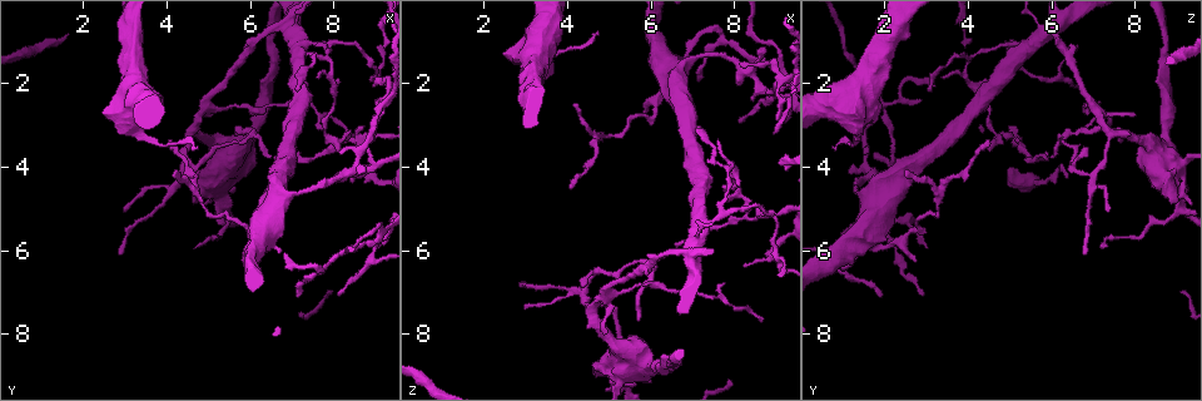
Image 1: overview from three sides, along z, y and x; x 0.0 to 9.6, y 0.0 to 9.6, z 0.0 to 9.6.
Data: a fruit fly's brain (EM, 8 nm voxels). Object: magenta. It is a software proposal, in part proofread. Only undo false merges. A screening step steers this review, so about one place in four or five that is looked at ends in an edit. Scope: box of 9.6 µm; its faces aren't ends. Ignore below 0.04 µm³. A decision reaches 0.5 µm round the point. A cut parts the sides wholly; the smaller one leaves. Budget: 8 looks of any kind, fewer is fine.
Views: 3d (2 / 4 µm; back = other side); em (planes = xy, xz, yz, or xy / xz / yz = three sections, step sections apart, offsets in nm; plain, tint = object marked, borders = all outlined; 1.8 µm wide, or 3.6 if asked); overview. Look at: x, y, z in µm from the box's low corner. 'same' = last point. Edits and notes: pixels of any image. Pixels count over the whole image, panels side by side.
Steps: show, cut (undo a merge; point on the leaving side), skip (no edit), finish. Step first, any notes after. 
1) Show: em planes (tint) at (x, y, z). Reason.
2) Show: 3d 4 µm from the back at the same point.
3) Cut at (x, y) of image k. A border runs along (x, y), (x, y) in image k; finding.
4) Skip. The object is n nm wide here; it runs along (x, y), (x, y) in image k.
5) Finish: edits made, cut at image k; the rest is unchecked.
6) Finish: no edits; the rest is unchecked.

Show: em planes (plain) at (7.95, 1.85, 3.90). Abrupt turn.

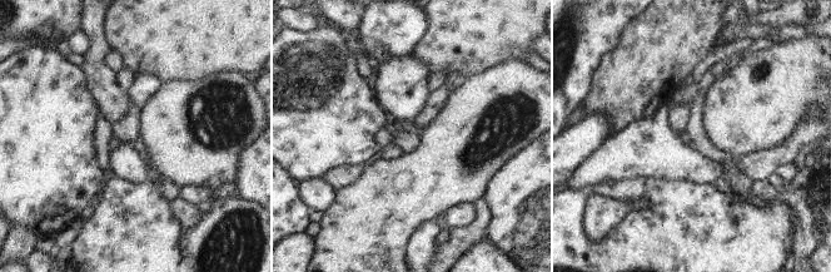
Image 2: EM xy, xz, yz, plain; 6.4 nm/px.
Show: em planes (tint) at the same point. With the object marked.

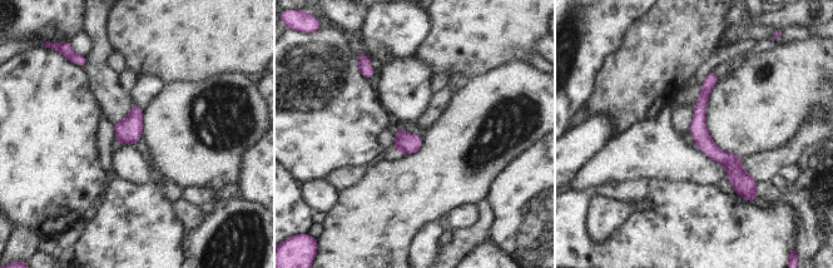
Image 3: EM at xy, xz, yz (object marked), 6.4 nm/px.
Skip. It runs along (712, 75), (699, 133), (752, 185) in image 3; all the same cell.

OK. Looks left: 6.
Show: em planes (tint) at (7.25, 4.60, 1.30). Calibre changes.

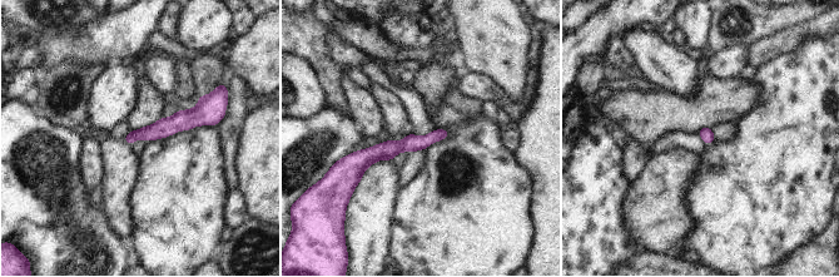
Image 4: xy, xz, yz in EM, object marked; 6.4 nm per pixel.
Skip. It runs along (443, 133), (351, 163) in image 4; continuous, no second cell.

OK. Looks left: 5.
Show: em xy step 8 (tint) at (9.20, 5.65, 1.70). Thin neck.

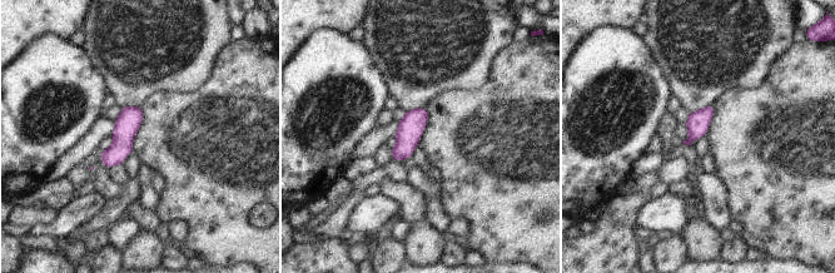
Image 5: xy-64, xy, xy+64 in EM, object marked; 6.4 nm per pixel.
Show: em planes (tint) at the same point. Cut it another way.

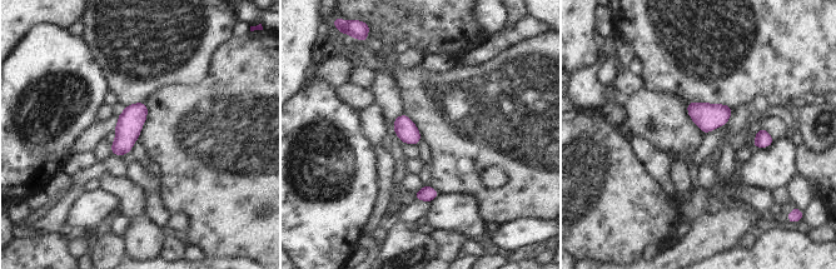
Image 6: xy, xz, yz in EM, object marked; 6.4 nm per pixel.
Skip. The object is 140 nm wide here; continuous, no second cell.

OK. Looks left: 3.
Finish: no edits; the rest is unchecked.

